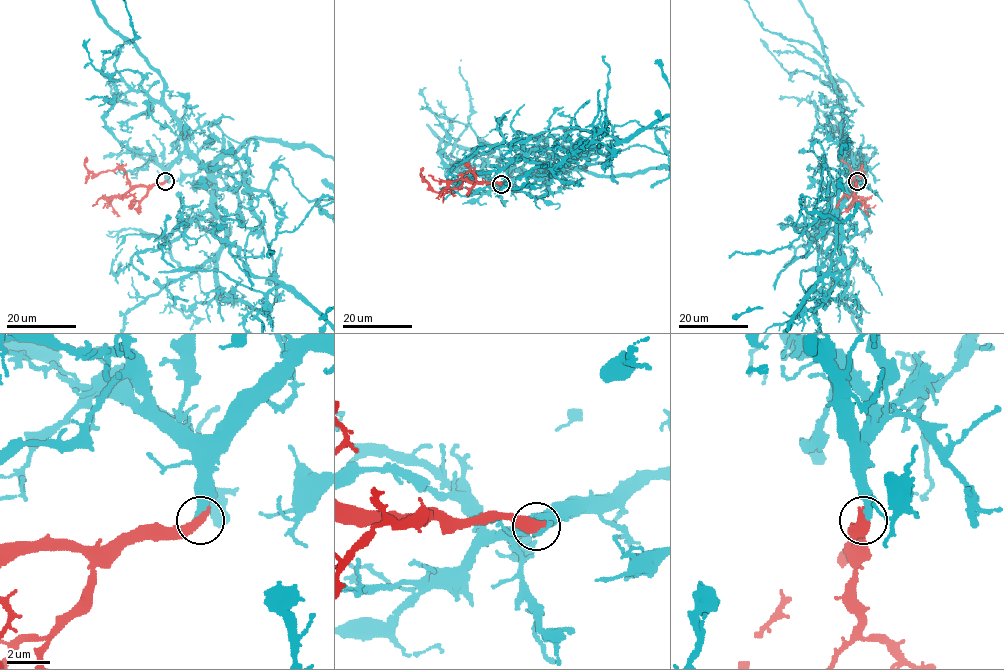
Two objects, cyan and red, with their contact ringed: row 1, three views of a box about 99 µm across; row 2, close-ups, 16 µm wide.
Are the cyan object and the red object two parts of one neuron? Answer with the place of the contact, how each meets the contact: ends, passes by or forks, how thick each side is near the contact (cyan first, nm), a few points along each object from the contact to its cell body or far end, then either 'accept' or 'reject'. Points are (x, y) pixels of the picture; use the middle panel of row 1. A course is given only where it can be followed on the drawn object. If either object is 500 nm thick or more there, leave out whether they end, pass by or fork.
(501, 184) | 400/500 nm | red via (501, 183), (465, 178), (456, 189), (443, 188), (436, 192), (421, 176), (423, 169) | accept

